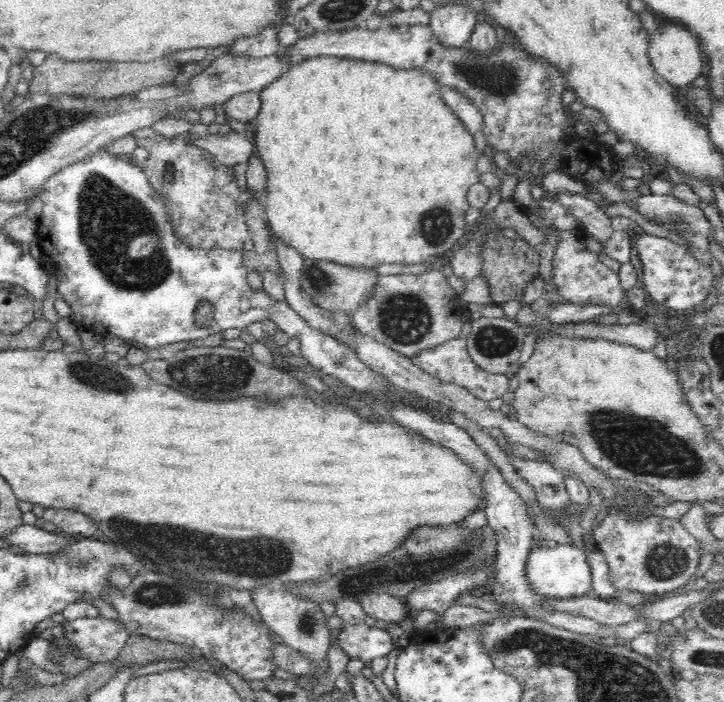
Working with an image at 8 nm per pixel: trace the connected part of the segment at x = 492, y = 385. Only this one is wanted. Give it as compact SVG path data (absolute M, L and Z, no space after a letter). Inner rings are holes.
M464 338L450 340L450 342L444 343L437 349L428 349L413 361L426 372L435 374L446 382L455 382L460 386L466 386L470 392L486 402L496 398L509 398L508 382L510 382L510 378L505 374L491 375L476 365L469 355L467 340Z

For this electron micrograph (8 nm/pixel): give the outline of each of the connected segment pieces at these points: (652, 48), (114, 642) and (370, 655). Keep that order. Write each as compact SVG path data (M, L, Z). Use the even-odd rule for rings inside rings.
M666 24L662 28L657 28L649 36L647 54L655 71L674 87L685 87L702 79L703 54L696 36L685 26Z
M96 617L66 621L63 627L68 642L72 642L90 662L106 662L116 658L131 635L117 619Z
M366 623L344 626L338 638L339 645L350 658L362 661L385 658L395 649L388 631Z

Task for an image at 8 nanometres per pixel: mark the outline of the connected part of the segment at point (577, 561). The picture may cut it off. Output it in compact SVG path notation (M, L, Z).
M564 544L555 548L540 546L530 553L527 573L534 590L548 598L577 599L595 595L592 567L584 547Z

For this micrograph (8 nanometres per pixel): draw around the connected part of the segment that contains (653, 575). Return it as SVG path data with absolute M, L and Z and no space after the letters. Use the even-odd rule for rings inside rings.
M608 515L594 533L595 544L606 555L615 585L660 598L681 592L694 578L702 552L700 544L678 519L654 515L643 521L630 521L628 517Z

